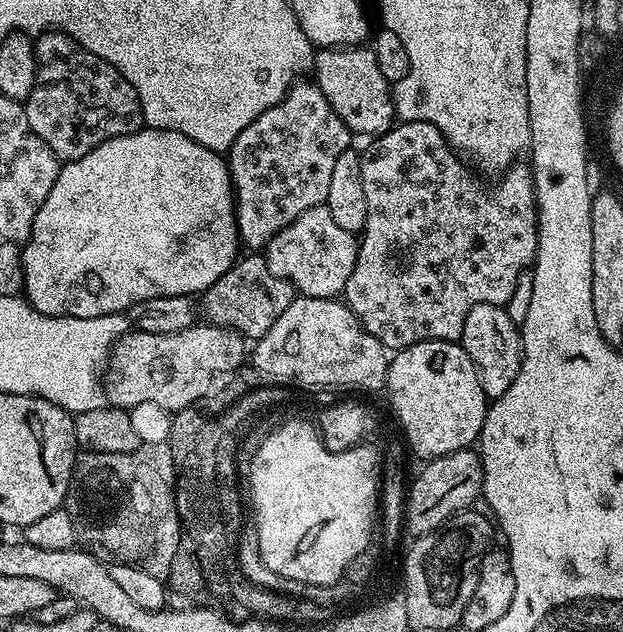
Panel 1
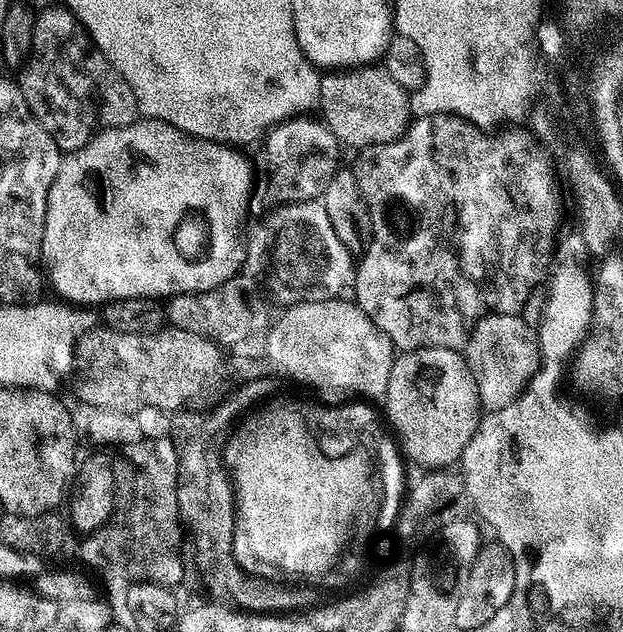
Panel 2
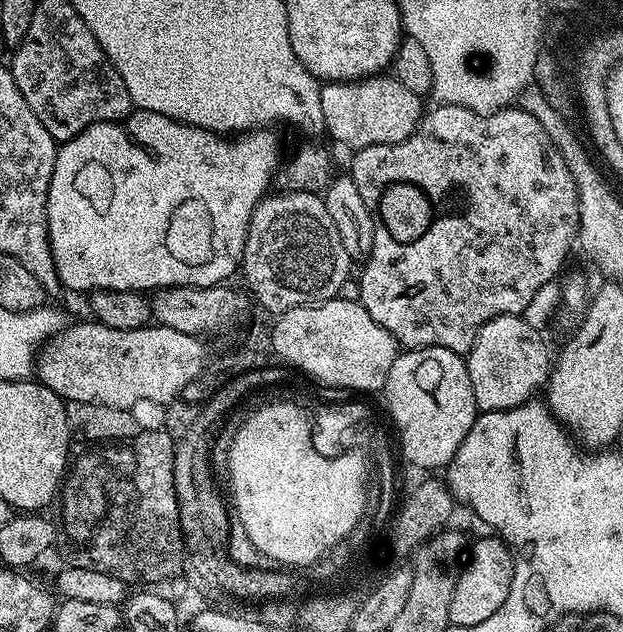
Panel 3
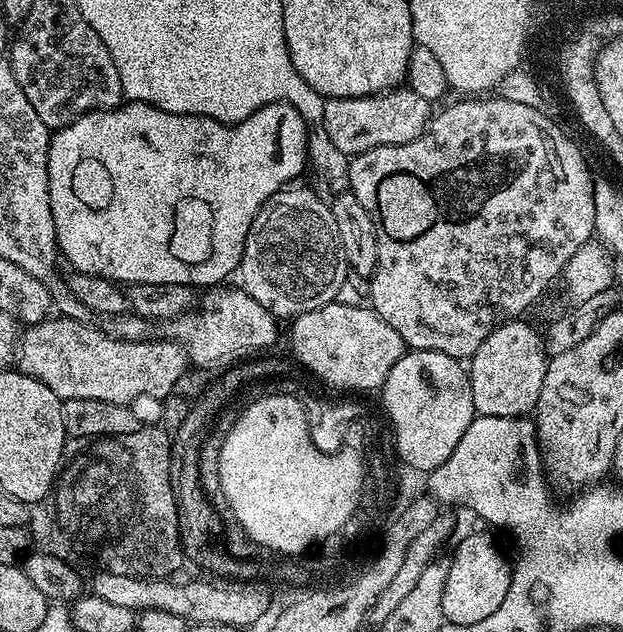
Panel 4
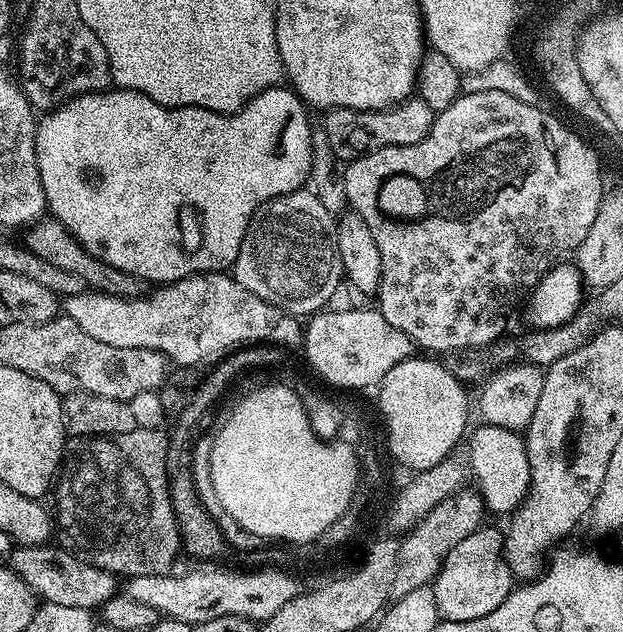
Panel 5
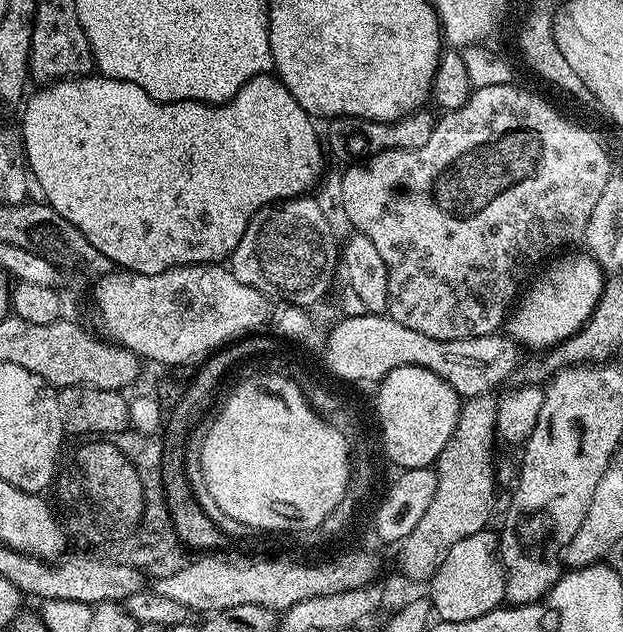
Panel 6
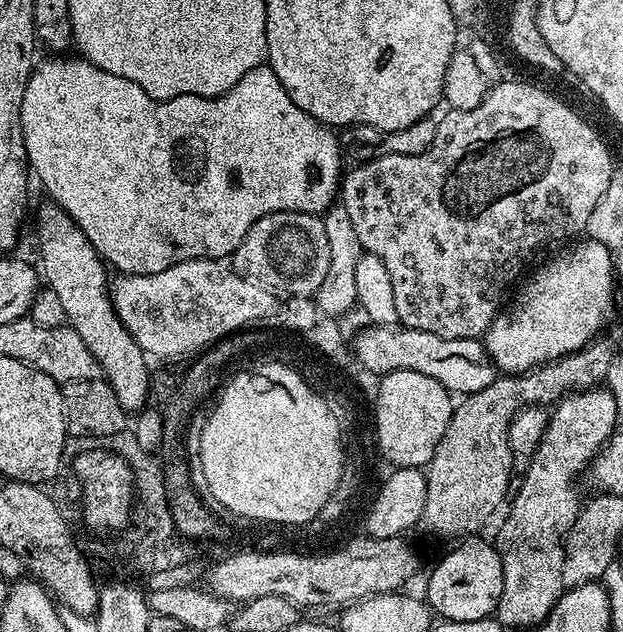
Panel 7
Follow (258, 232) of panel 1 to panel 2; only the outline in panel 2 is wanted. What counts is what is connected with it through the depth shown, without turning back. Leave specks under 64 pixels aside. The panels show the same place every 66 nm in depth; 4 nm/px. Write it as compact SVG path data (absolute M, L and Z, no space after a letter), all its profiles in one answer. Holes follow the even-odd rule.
M290 116L273 124L263 133L264 145L257 150L254 161L254 187L250 199L253 213L263 213L283 204L297 204L303 200L320 200L330 178L334 178L337 168L341 167L340 141L323 119L311 120L309 116Z

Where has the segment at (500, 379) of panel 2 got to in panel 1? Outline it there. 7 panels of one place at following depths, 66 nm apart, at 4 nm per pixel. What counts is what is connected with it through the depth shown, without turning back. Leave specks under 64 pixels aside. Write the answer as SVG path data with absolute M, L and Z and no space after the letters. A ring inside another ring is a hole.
M479 304L466 314L466 322L462 326L462 334L458 341L470 354L470 362L478 370L478 378L482 382L482 390L489 401L497 400L506 390L510 390L510 382L520 369L520 359L524 357L524 347L520 341L520 328L510 318L507 307L499 304Z

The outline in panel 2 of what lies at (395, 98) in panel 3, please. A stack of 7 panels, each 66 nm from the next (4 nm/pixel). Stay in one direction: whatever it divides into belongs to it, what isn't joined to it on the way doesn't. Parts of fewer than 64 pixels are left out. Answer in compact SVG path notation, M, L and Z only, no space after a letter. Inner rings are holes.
M362 64L321 75L318 112L341 145L359 150L389 144L403 134L410 123L408 98L409 93L390 78L383 66Z

